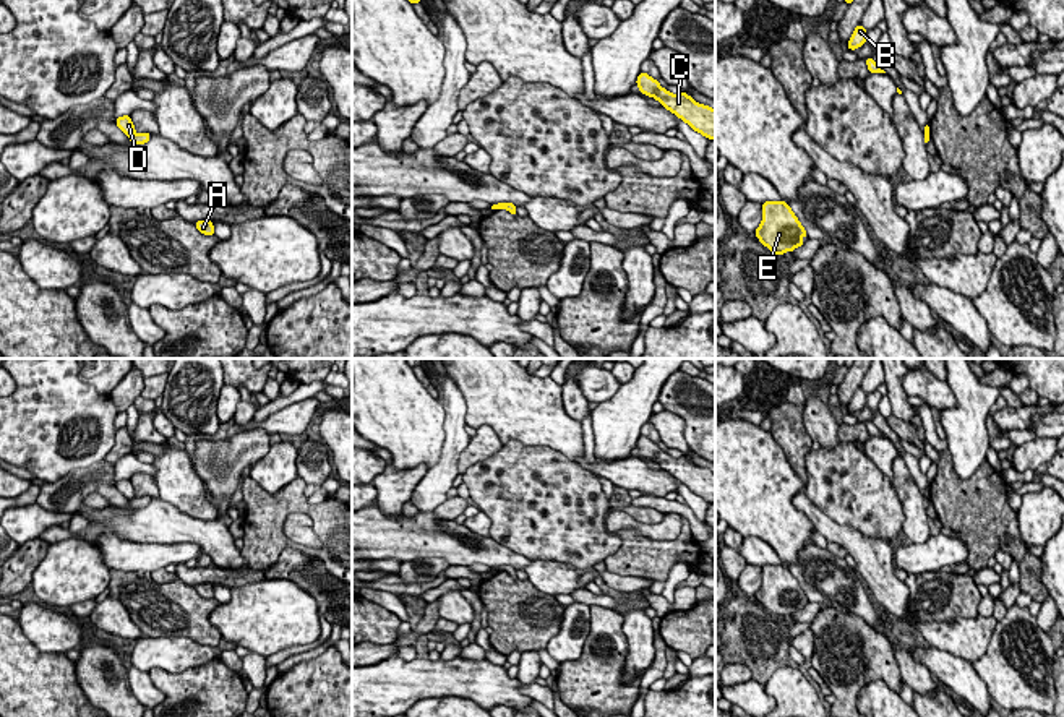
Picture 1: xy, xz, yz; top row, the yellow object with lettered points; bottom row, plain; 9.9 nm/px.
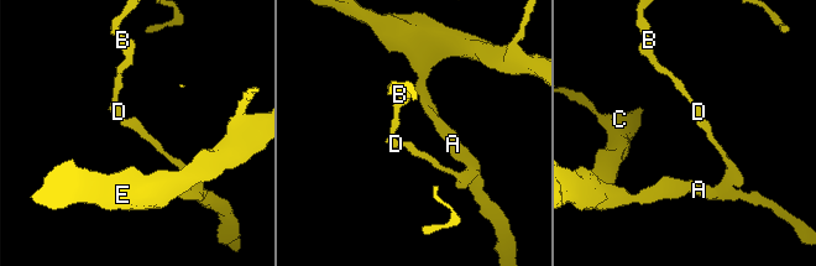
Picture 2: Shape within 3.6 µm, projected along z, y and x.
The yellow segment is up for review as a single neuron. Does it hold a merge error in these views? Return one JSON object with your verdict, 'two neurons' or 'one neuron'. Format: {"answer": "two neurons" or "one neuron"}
{"answer": "two neurons"}

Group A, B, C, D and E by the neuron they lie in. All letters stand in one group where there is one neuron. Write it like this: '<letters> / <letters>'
A C E / B D

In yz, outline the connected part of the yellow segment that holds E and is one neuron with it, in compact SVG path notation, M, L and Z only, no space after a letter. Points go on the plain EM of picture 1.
M785 565L762 566L762 586L756 592L756 600L775 618L793 615L804 607L804 590Z

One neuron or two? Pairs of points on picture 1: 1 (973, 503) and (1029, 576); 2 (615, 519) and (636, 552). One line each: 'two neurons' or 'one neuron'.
1: one neuron
2: two neurons

